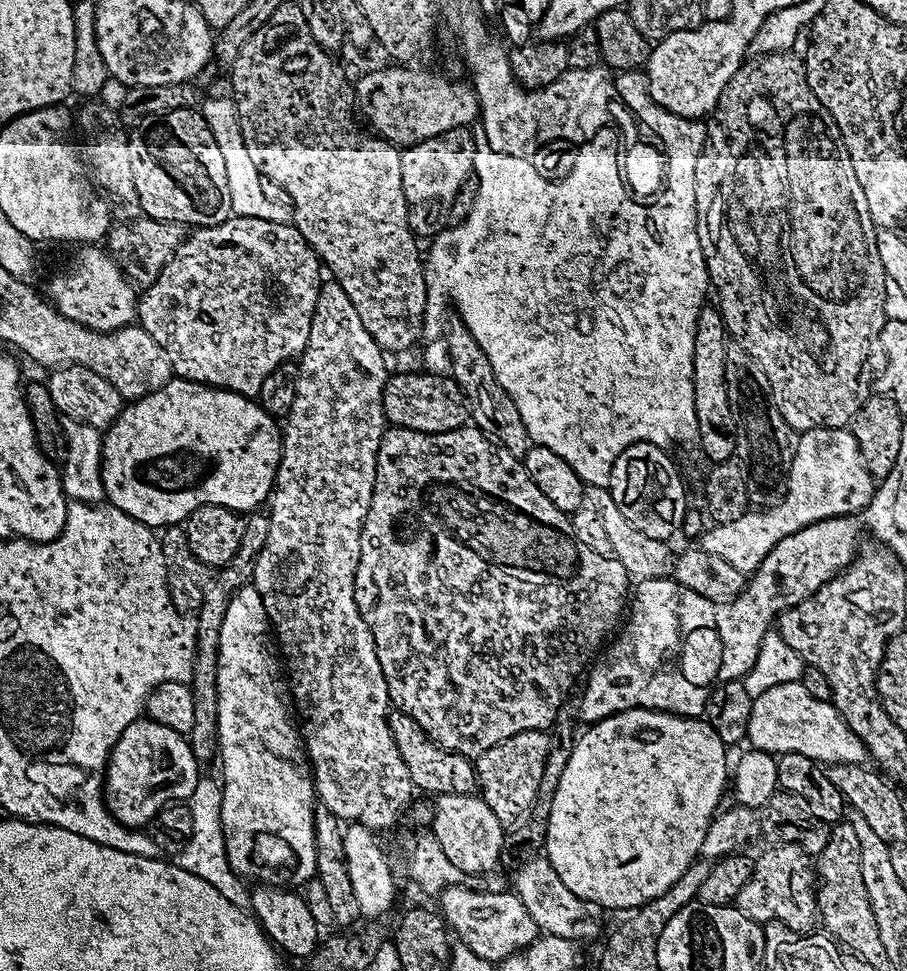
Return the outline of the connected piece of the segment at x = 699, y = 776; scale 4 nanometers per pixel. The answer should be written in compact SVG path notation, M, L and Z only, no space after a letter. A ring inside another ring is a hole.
M631 708L625 712L615 712L610 718L599 720L597 724L585 727L585 732L579 733L578 739L573 743L572 753L570 754L570 762L566 762L566 770L562 770L562 782L558 782L558 790L554 794L554 806L550 810L550 822L548 823L548 834L544 838L544 852L547 860L552 863L554 870L558 870L558 878L562 878L562 882L566 882L566 890L570 890L578 898L582 898L589 905L597 904L600 908L628 908L624 910L635 910L643 906L646 902L650 902L654 898L658 898L658 894L666 894L666 890L670 890L670 886L674 886L674 882L678 882L678 878L682 878L682 874L686 874L686 870L700 856L700 847L706 838L706 830L713 816L717 815L718 809L721 807L720 795L724 792L724 779L730 776L730 760L728 764L728 756L726 753L726 745L722 742L722 738L718 738L716 731L708 725L707 719L693 718L690 716L675 716L672 712L655 712L649 708Z

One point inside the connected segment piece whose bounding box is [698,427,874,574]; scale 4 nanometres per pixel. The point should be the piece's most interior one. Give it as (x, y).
(843, 487)

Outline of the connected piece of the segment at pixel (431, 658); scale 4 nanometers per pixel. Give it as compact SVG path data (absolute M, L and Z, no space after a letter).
M465 426L449 432L419 432L389 427L385 431L378 446L370 510L366 510L360 535L354 598L358 602L360 616L366 626L370 626L370 634L374 634L374 646L378 650L378 662L386 678L389 701L399 711L410 714L410 718L422 726L424 733L435 744L441 744L447 752L475 758L490 750L490 746L519 732L535 728L551 729L556 723L556 716L565 707L564 699L572 683L579 676L581 679L590 661L609 639L608 631L615 626L620 611L621 616L625 611L630 596L628 583L630 577L622 562L612 556L594 554L590 546L578 542L569 513L558 510L558 506L554 506L554 502L550 502L550 498L546 498L546 494L542 494L534 482L530 482L530 474L526 474L523 463L506 449L493 444L479 428Z

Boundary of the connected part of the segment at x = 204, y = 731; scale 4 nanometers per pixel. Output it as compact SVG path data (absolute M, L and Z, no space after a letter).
M256 510L245 519L242 530L242 542L238 542L238 551L234 558L213 575L210 586L204 591L202 606L194 613L196 625L196 658L192 663L190 687L194 694L194 730L186 734L188 745L197 765L205 766L217 759L220 747L218 734L218 646L222 638L222 622L226 618L226 610L238 594L238 590L252 584L254 566L258 566L258 554L262 554L262 546L266 546L266 534L270 534L268 512Z

